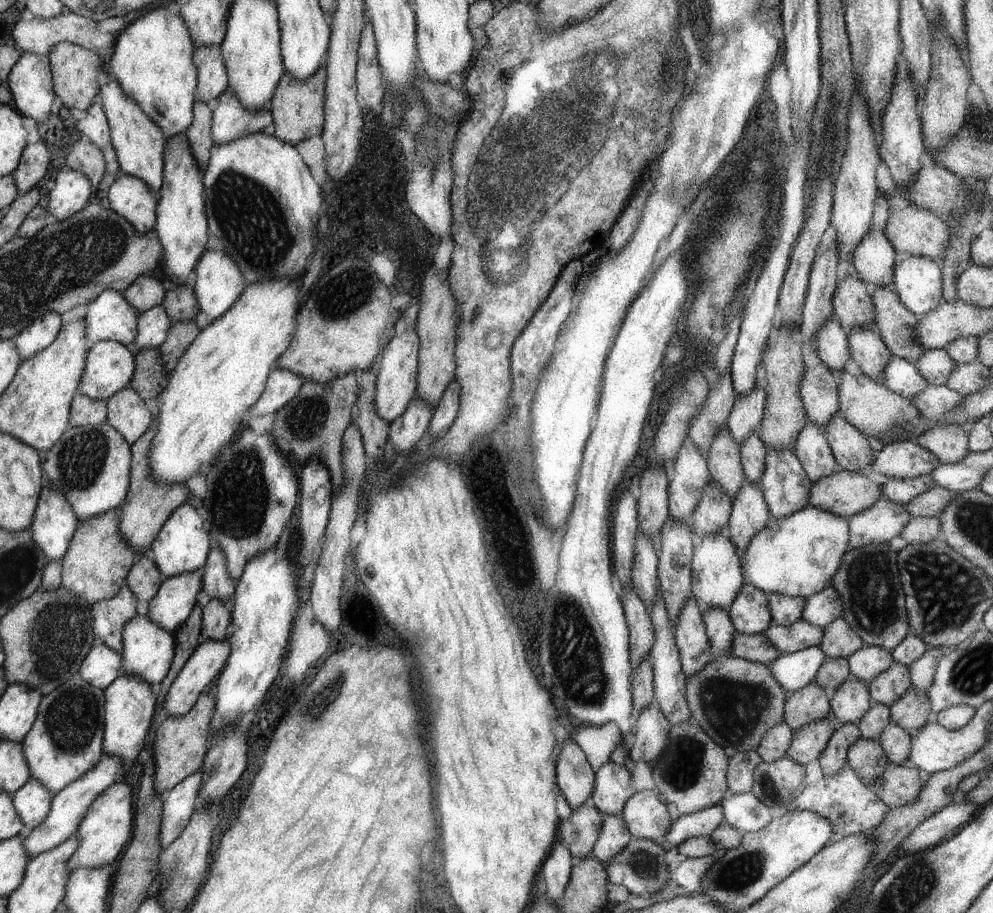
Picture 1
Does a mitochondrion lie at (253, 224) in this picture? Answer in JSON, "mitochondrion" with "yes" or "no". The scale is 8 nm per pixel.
{"mitochondrion":"yes"}

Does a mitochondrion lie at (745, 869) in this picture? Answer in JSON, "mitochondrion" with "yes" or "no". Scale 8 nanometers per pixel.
{"mitochondrion":"yes"}

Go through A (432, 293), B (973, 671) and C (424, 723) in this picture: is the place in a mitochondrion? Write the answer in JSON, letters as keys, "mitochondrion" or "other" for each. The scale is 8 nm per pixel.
{"A":"other","B":"mitochondrion","C":"other"}

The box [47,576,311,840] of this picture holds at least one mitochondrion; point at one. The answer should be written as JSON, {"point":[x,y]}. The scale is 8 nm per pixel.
{"point":[260,728]}

